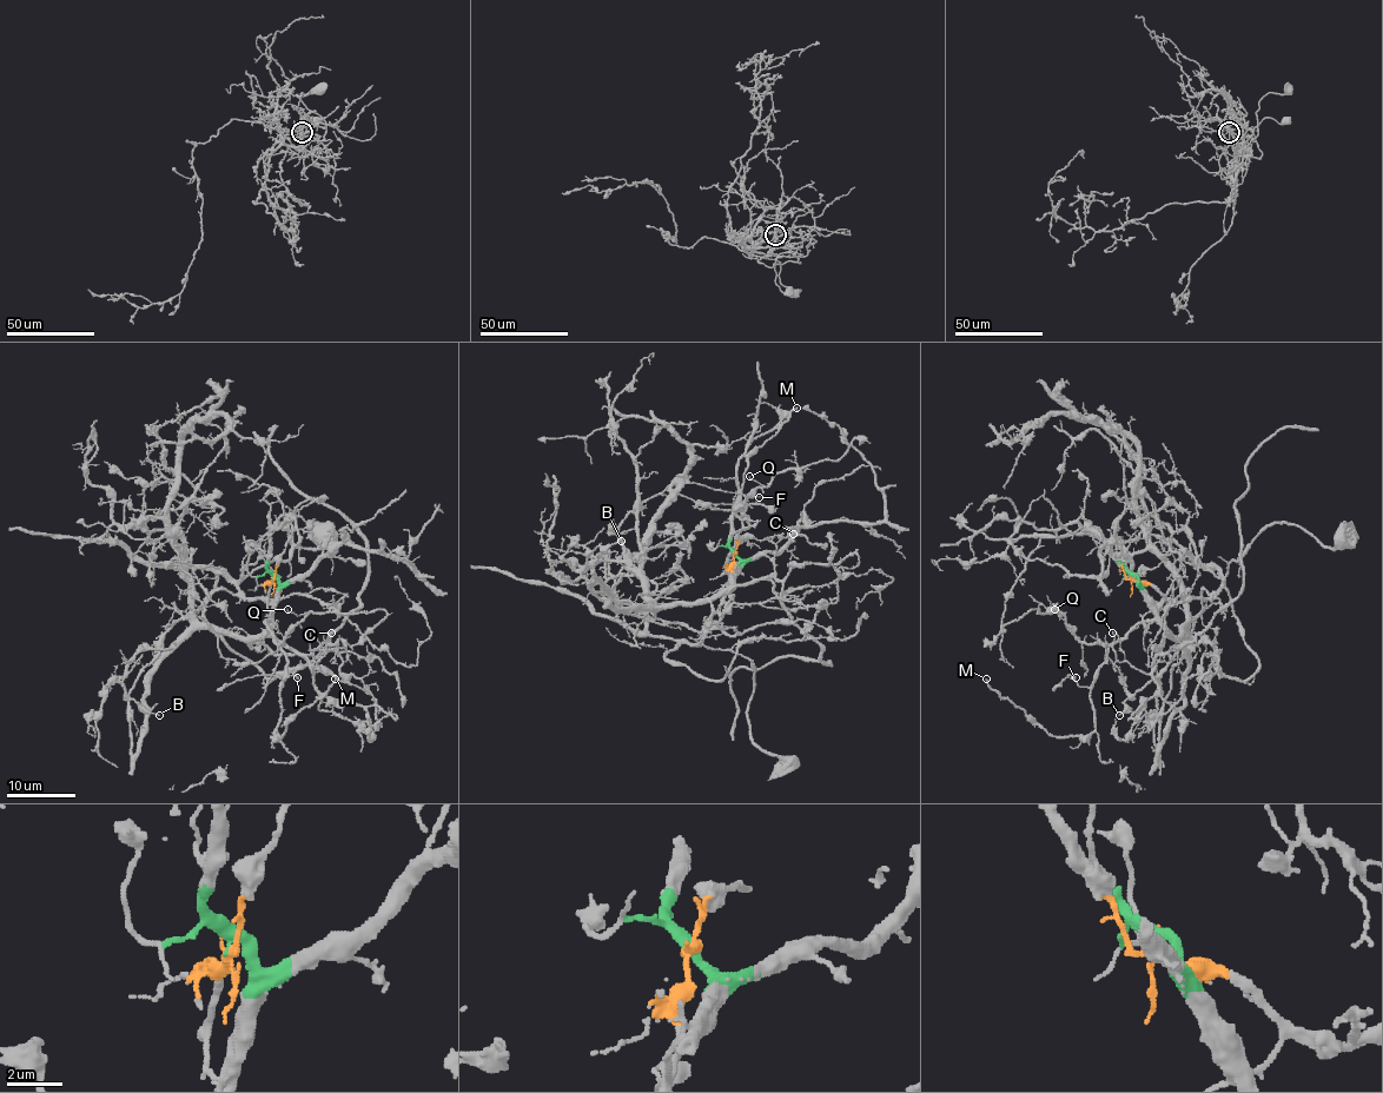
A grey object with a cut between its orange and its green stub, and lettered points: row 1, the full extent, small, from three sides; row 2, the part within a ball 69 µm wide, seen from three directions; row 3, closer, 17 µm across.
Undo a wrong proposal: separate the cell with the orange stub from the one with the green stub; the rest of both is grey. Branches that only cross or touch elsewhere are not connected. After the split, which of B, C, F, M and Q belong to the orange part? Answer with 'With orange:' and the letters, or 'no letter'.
With orange: no letter

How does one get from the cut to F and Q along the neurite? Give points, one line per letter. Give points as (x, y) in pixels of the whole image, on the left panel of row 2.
F: (272, 577), (277, 581), (277, 600), (265, 627), (288, 664), (285, 680), (280, 684), (292, 675), (298, 677)
Q: (272, 577), (277, 581), (277, 600), (265, 627), (279, 644), (304, 616), (288, 608)

